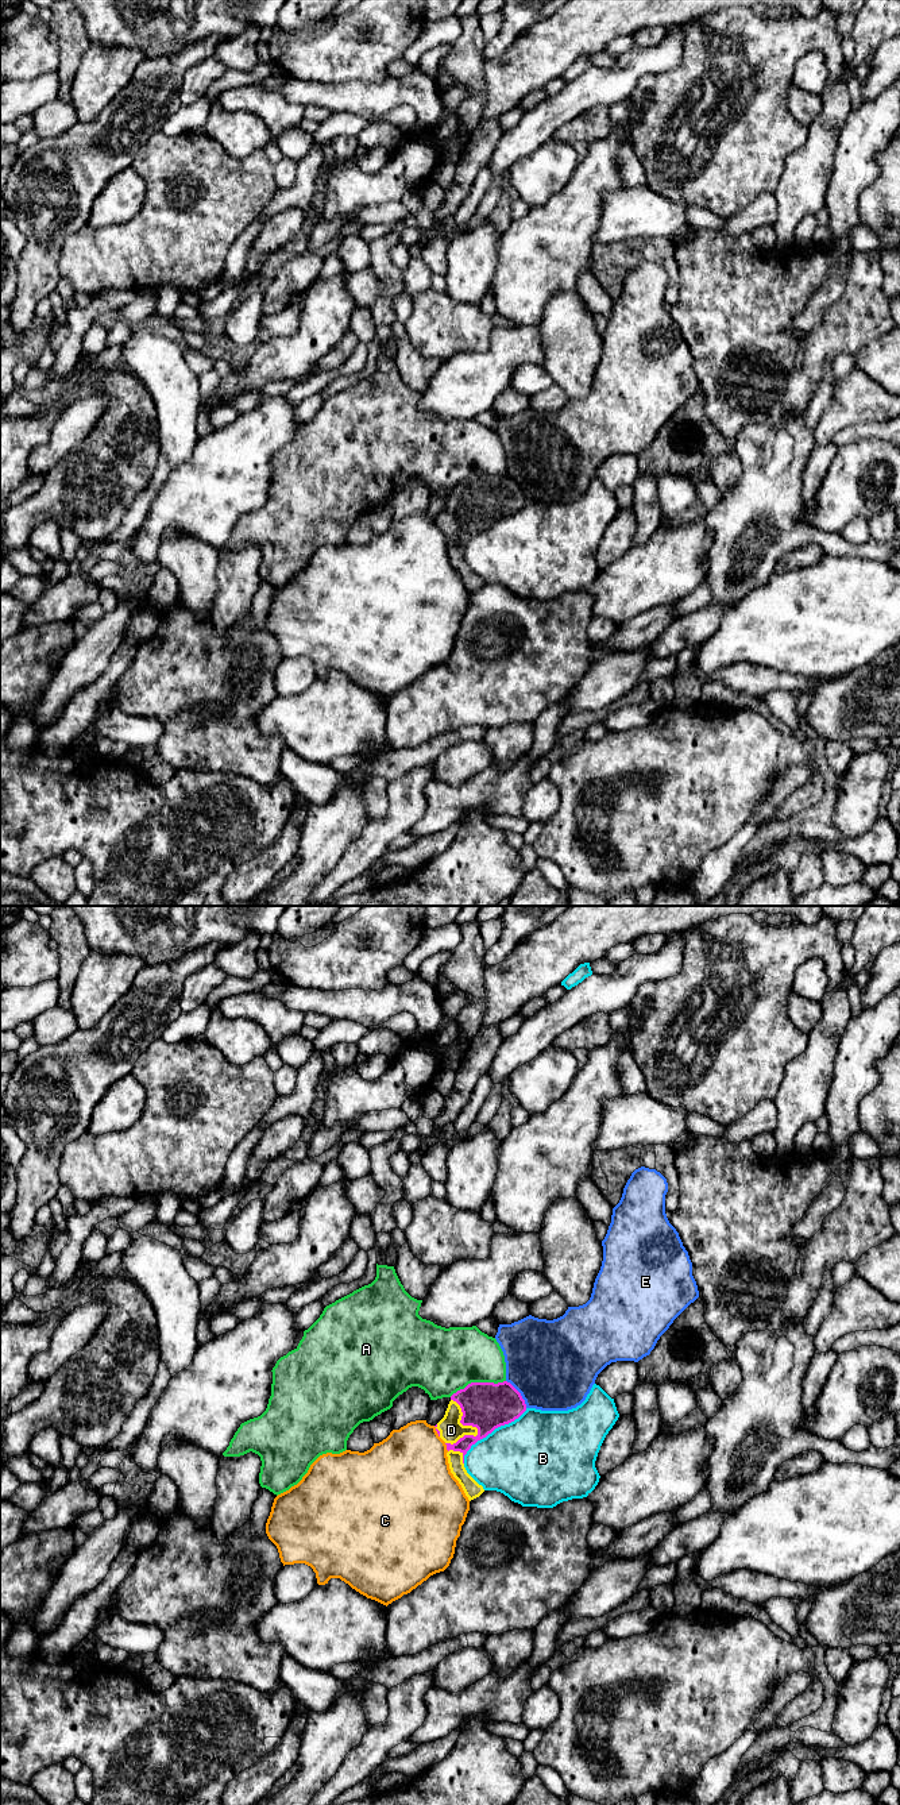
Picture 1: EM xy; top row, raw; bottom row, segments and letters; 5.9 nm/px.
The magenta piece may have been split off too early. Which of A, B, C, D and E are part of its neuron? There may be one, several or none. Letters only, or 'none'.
D

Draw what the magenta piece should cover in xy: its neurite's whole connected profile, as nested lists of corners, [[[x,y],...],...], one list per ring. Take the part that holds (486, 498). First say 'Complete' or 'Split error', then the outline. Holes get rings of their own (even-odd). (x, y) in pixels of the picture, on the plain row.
Split error. [[[507,474],[471,475],[451,489],[444,510],[434,520],[447,537],[451,566],[470,594],[484,582],[467,566],[464,548],[478,533],[514,514],[525,504],[525,493]]]

